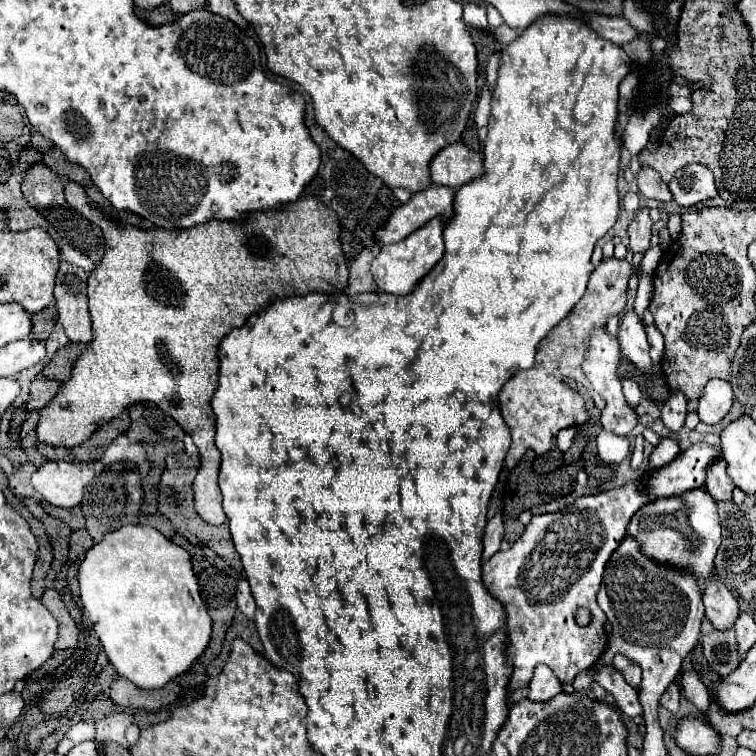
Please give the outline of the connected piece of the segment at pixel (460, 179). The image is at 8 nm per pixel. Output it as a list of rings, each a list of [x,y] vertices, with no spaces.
[[[463,142],[443,148],[431,160],[431,180],[441,186],[459,190],[463,184],[485,174],[481,152],[469,150]]]

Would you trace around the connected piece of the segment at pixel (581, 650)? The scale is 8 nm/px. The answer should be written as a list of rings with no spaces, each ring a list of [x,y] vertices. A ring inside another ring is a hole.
[[[703,442],[691,444],[689,448],[679,452],[677,458],[671,460],[669,466],[665,468],[647,472],[641,478],[621,488],[581,496],[571,506],[559,512],[533,516],[525,534],[507,552],[497,552],[495,556],[491,556],[489,562],[483,564],[485,586],[497,600],[501,600],[501,604],[507,610],[507,632],[511,638],[509,658],[513,660],[513,674],[509,680],[509,690],[525,688],[531,682],[531,676],[537,664],[547,664],[555,672],[555,676],[561,680],[561,684],[571,684],[579,672],[589,670],[599,662],[603,650],[609,644],[609,638],[605,632],[607,618],[605,618],[605,612],[597,606],[595,596],[597,596],[607,560],[617,550],[621,540],[627,536],[629,520],[649,500],[655,500],[661,496],[679,496],[681,492],[701,488],[705,484],[705,470],[709,468],[709,464],[713,464],[719,458],[721,458],[721,450],[709,444],[703,444]],[[581,606],[589,608],[593,614],[591,624],[585,628],[579,628],[575,624],[575,610]]]

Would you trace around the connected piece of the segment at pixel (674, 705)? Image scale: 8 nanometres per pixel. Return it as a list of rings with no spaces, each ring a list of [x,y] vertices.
[[[669,684],[669,688],[663,692],[659,704],[663,704],[669,712],[677,712],[679,710],[679,686],[677,684]]]

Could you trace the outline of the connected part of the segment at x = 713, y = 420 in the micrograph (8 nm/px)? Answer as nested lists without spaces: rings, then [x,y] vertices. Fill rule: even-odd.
[[[713,378],[707,382],[703,396],[699,398],[697,414],[699,414],[701,422],[715,426],[727,416],[731,404],[733,404],[733,392],[731,392],[729,382]]]

